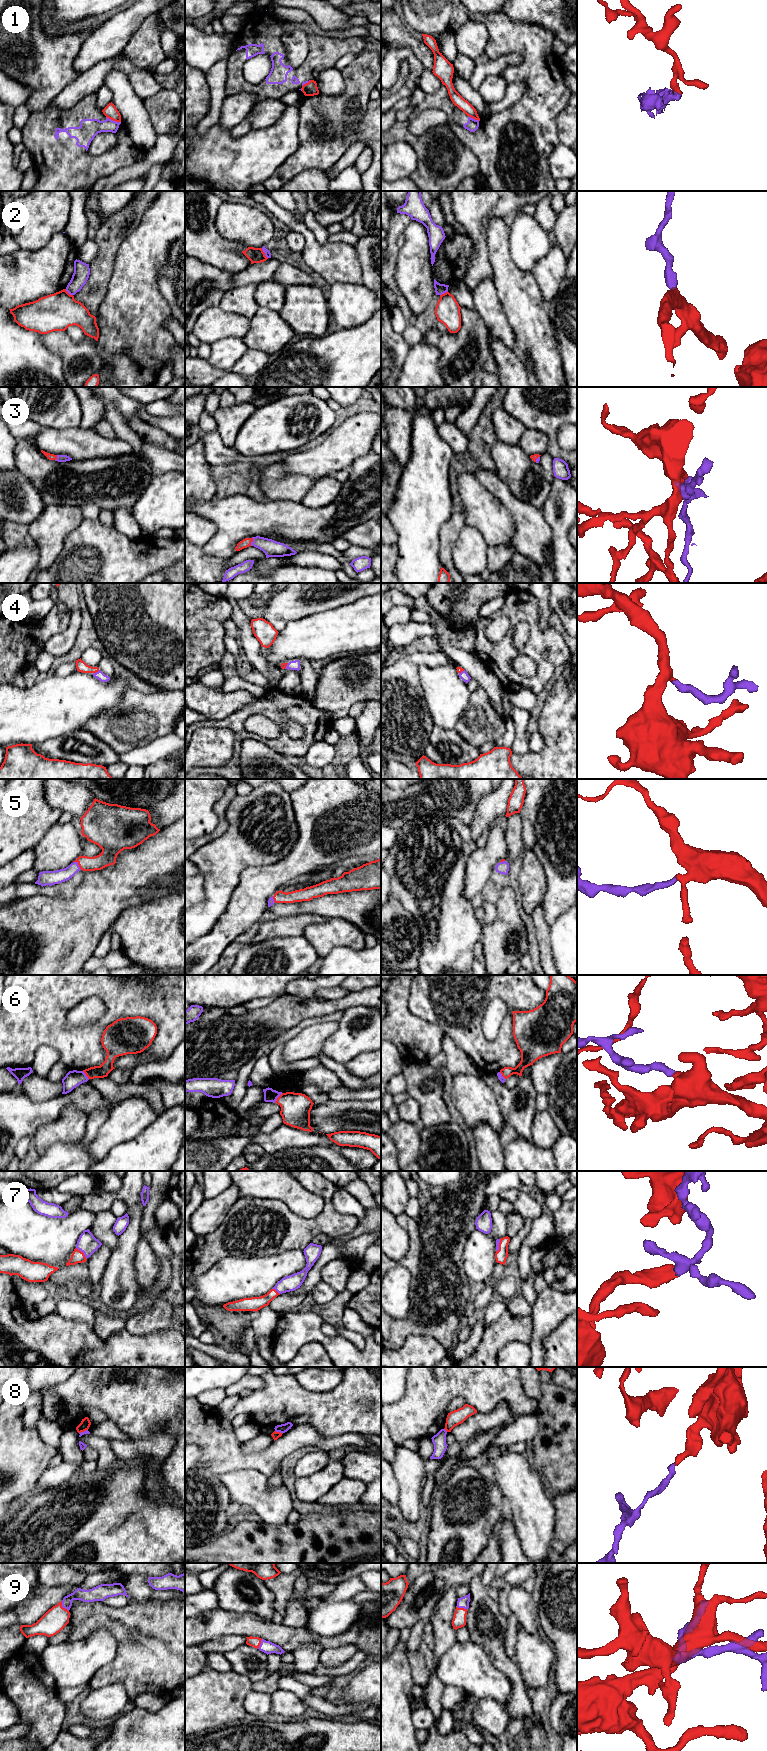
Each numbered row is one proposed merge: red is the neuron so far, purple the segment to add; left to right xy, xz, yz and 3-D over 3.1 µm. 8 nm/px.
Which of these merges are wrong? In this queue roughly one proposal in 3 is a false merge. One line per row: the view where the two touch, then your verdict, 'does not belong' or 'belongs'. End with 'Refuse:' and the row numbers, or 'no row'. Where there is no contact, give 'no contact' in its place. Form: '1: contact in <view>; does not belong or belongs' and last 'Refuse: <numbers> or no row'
1: contact in xy; does not belong
2: contact in xz; does not belong
3: contact in xz; belongs
4: contact in xy; belongs
5: contact in xy; belongs
6: contact in xz; belongs
7: contact in xy; belongs
8: contact in xz; does not belong
9: contact in xy; belongs
Refuse: 1, 2, 8

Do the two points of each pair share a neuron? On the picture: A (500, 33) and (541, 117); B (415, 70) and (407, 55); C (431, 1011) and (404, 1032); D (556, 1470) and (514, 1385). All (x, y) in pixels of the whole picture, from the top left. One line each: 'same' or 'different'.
A: same
B: same
C: different
D: different

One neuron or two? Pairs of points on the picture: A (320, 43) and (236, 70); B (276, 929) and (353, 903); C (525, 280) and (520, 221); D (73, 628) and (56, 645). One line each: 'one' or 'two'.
A: one
B: two
C: two
D: one

